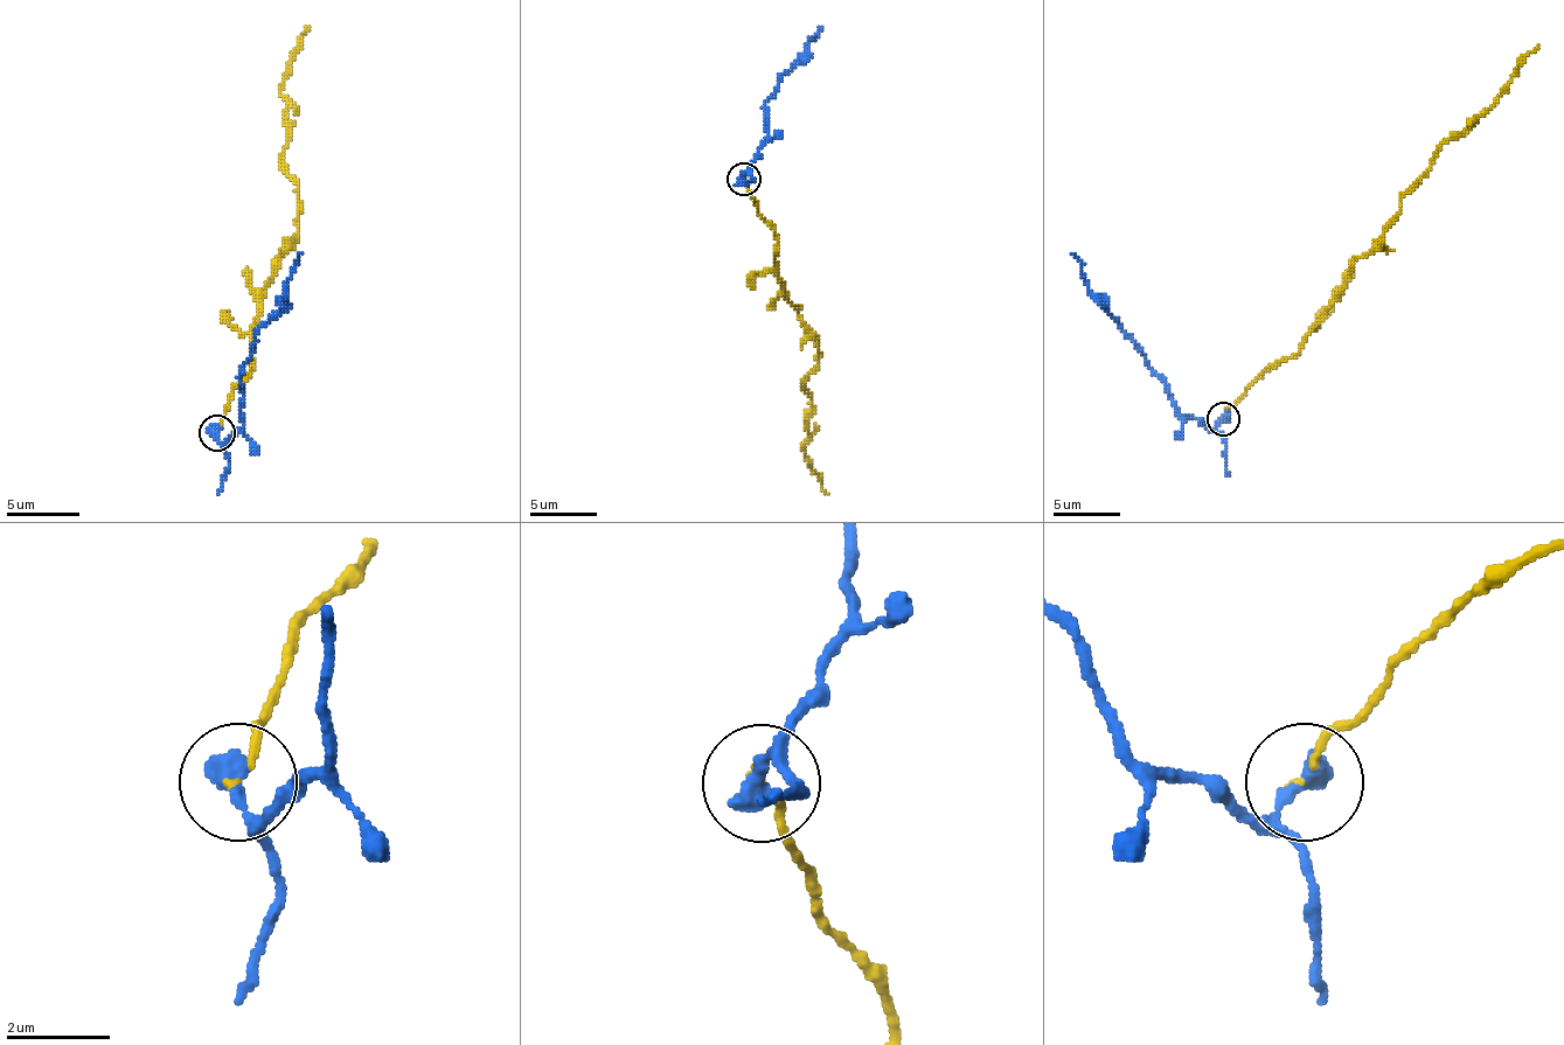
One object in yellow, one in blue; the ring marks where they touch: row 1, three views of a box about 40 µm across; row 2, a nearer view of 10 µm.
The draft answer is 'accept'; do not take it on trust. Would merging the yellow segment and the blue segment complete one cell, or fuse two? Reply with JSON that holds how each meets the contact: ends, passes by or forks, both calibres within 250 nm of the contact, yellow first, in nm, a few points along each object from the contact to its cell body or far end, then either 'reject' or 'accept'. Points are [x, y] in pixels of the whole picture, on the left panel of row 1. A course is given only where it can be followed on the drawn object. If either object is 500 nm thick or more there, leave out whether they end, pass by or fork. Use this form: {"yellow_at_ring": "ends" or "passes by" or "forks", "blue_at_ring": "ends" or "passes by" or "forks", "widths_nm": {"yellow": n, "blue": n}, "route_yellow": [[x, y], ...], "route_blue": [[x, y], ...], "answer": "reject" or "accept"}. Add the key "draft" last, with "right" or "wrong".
{"yellow_at_ring": "ends", "blue_at_ring": "ends", "widths_nm": {"yellow": 110, "blue": 460}, "route_yellow": [[217, 432], [233, 391], [255, 366], [258, 293], [298, 231], [279, 89], [308, 27]], "route_blue": [[217, 432], [221, 443], [243, 424], [240, 369], [287, 290], [301, 252]], "answer": "reject", "draft": "wrong"}

